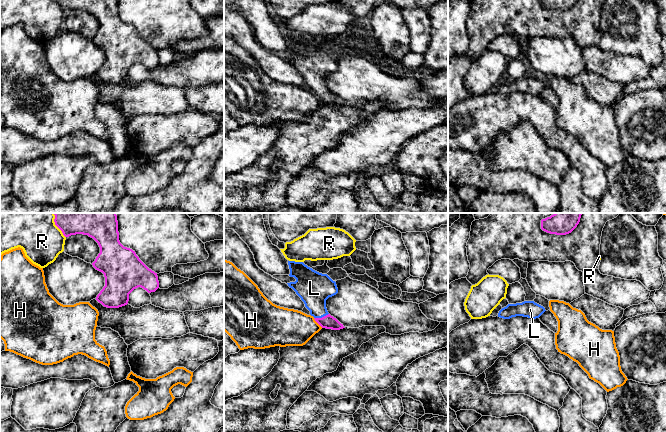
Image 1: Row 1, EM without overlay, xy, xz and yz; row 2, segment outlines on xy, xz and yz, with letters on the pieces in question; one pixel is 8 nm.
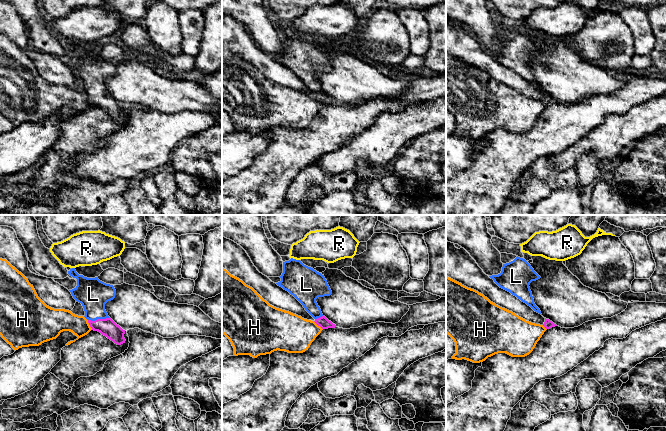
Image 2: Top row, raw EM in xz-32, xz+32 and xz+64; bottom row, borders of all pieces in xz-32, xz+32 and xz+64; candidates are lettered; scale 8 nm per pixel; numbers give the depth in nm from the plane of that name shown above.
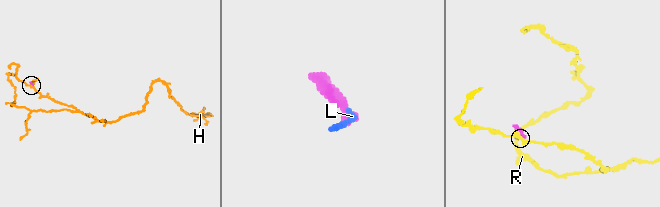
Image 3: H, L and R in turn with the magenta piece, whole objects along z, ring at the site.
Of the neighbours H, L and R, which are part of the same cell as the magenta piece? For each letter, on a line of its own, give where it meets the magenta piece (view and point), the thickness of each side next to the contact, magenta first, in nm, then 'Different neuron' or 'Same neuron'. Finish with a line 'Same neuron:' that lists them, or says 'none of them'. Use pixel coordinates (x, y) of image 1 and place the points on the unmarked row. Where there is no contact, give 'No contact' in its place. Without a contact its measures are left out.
H: Touches magenta at xz (318, 99). Thickness 110 nm (magenta) against 300 nm. Different neuron
L: Touches magenta at xz (322, 93). Thickness 110 nm (magenta) against 260 nm. Same neuron
R: Touches magenta at xy (61, 6). Thickness 110 nm (magenta) against 320 nm. Different neuron
Same neuron: L

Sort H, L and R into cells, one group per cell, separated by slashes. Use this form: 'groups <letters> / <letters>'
groups H / L / R

